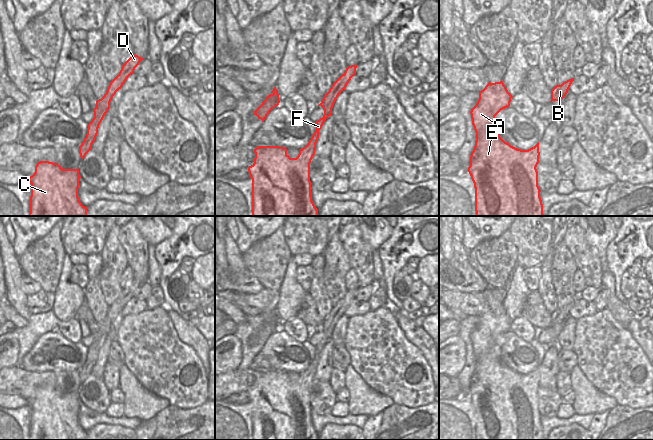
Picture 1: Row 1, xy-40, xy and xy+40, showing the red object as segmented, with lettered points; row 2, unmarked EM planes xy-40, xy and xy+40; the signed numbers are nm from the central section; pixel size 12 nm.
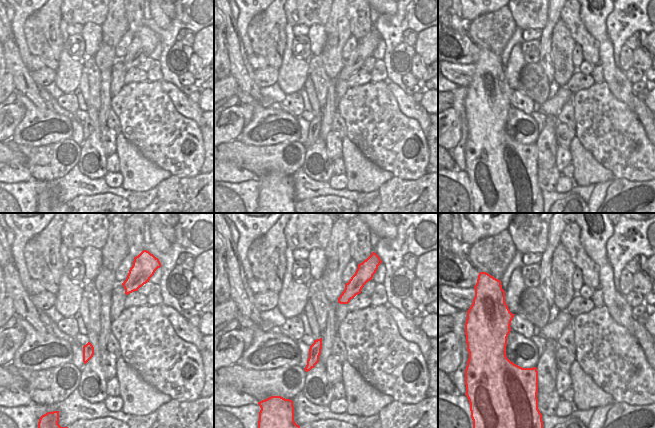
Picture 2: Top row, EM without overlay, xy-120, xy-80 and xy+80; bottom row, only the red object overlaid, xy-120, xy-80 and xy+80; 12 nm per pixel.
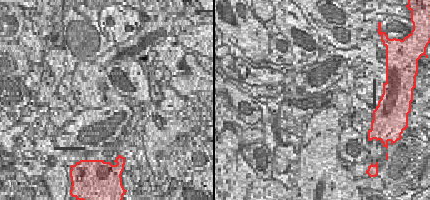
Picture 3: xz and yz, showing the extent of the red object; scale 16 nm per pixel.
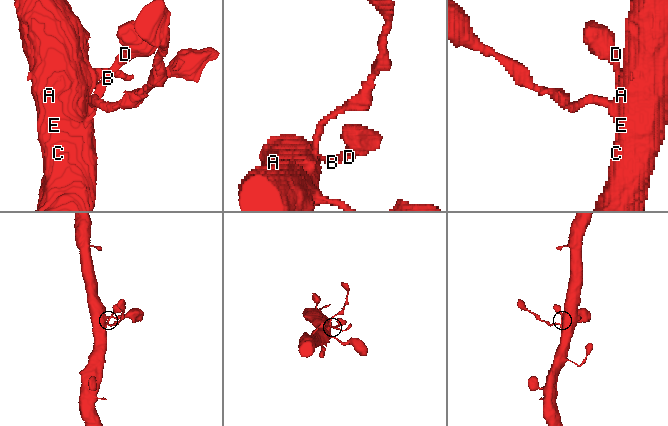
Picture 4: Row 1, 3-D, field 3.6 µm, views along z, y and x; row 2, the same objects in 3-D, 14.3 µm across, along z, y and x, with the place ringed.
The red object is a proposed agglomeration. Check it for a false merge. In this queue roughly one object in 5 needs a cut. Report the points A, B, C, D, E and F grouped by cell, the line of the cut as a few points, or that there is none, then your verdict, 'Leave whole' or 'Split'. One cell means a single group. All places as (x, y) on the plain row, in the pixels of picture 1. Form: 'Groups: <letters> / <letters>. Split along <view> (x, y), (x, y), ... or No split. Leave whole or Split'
Groups: A B C D E F. No split. Leave whole

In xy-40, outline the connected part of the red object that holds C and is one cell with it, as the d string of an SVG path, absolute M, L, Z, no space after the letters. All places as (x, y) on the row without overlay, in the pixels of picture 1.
M40 385L35 396L28 401L31 408L30 437L28 440L87 440L87 431L83 430L78 421L79 393L63 393L58 387Z

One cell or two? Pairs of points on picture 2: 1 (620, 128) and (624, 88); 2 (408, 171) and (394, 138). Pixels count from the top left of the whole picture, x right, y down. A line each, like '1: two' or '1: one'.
1: two
2: one

